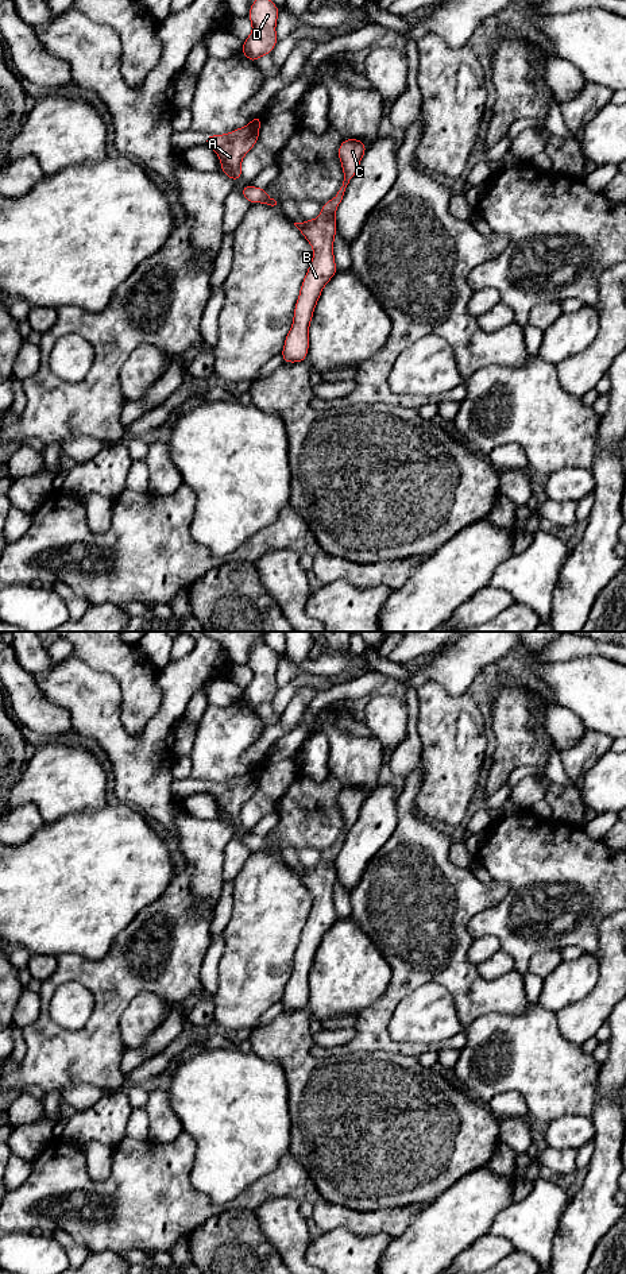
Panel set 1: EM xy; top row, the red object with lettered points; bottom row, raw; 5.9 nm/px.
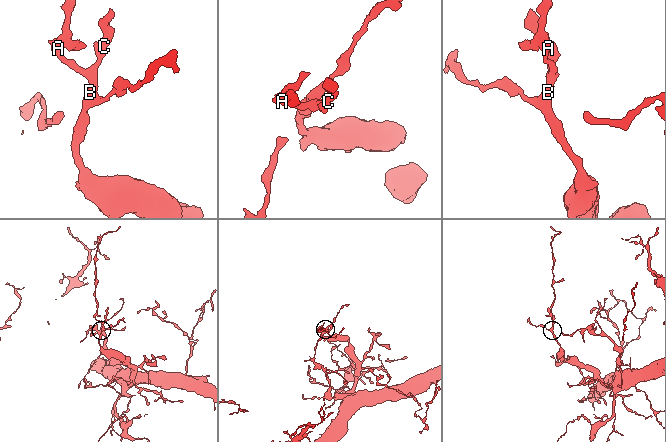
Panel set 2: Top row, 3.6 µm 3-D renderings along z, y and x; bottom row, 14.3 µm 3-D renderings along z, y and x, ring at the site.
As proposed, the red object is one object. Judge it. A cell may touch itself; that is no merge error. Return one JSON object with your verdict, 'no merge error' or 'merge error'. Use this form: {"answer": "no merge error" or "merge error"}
{"answer": "no merge error"}

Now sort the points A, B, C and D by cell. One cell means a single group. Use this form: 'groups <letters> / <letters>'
groups A B C D

